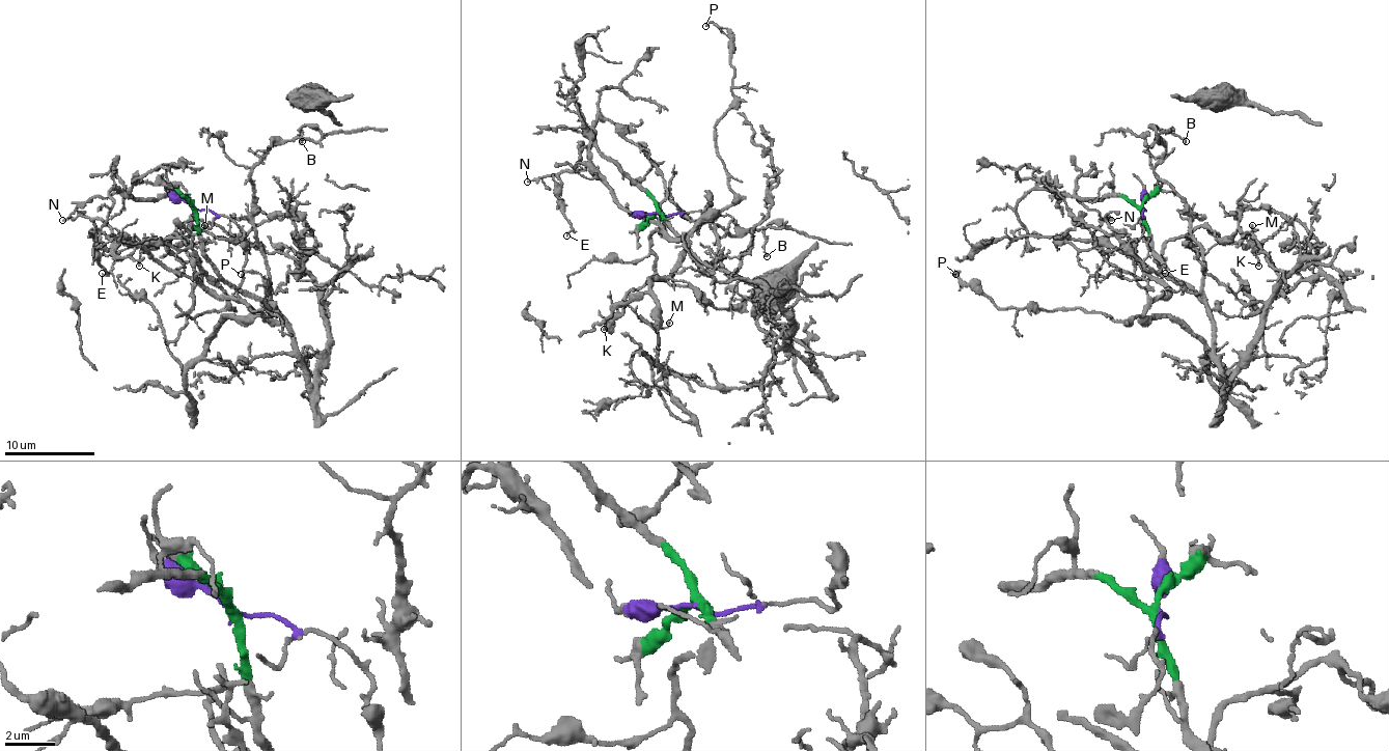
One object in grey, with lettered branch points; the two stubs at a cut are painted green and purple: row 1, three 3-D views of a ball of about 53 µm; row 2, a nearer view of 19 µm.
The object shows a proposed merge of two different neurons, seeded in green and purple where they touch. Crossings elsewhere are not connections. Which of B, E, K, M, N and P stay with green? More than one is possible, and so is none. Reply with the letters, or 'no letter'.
B

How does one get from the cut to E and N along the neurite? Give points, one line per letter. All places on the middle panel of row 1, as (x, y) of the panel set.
E: (658, 214), (707, 214), (710, 204), (702, 220), (671, 239), (631, 214), (583, 164), (558, 175), (567, 237)
N: (658, 214), (707, 214), (710, 204), (702, 220), (671, 239), (658, 225), (631, 214), (583, 164), (527, 182)

